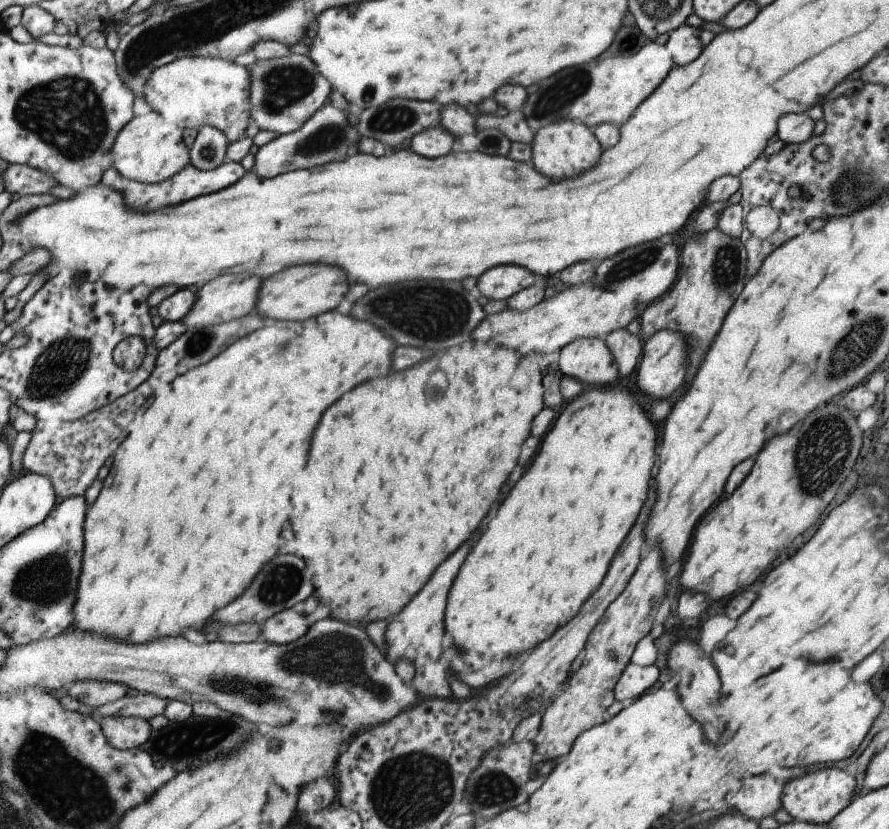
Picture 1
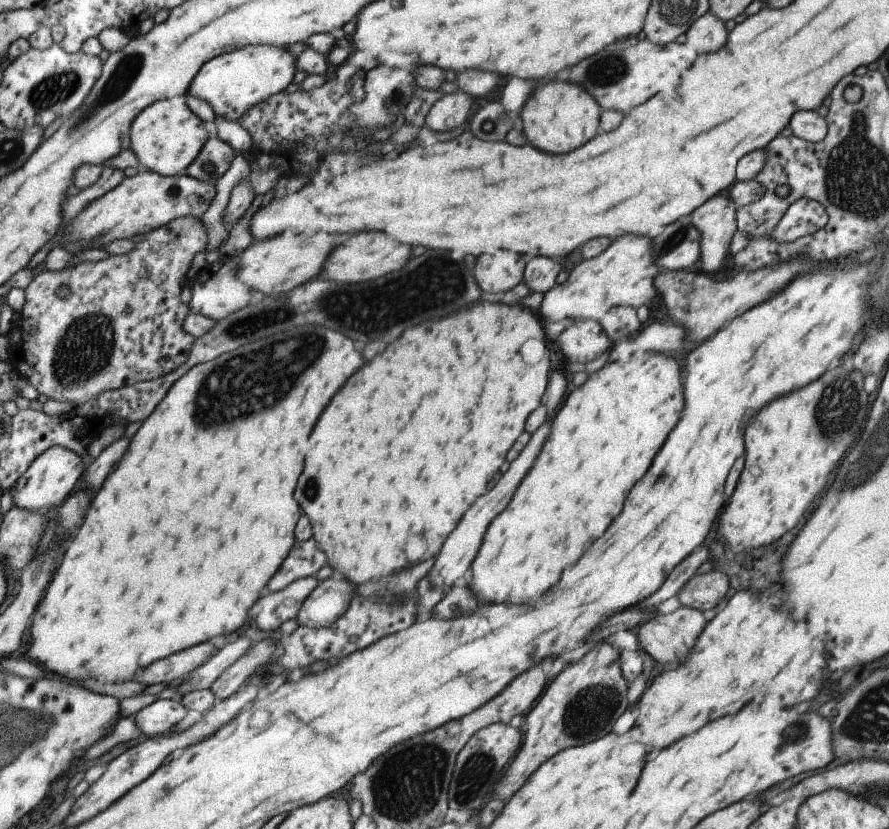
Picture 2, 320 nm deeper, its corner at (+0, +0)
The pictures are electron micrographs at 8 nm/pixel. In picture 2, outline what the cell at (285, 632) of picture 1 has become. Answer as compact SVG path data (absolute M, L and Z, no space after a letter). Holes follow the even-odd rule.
M325 578L319 581L299 606L299 611L294 617L297 627L330 626L347 610L352 598L351 592L353 584L349 584L345 578Z

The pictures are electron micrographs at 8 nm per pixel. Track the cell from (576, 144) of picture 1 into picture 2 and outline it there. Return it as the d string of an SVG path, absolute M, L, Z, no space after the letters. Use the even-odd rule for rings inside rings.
M559 80L537 82L537 84L541 86L535 86L531 90L527 102L523 104L522 112L519 112L523 134L529 144L549 154L565 154L595 136L599 106L583 88Z

